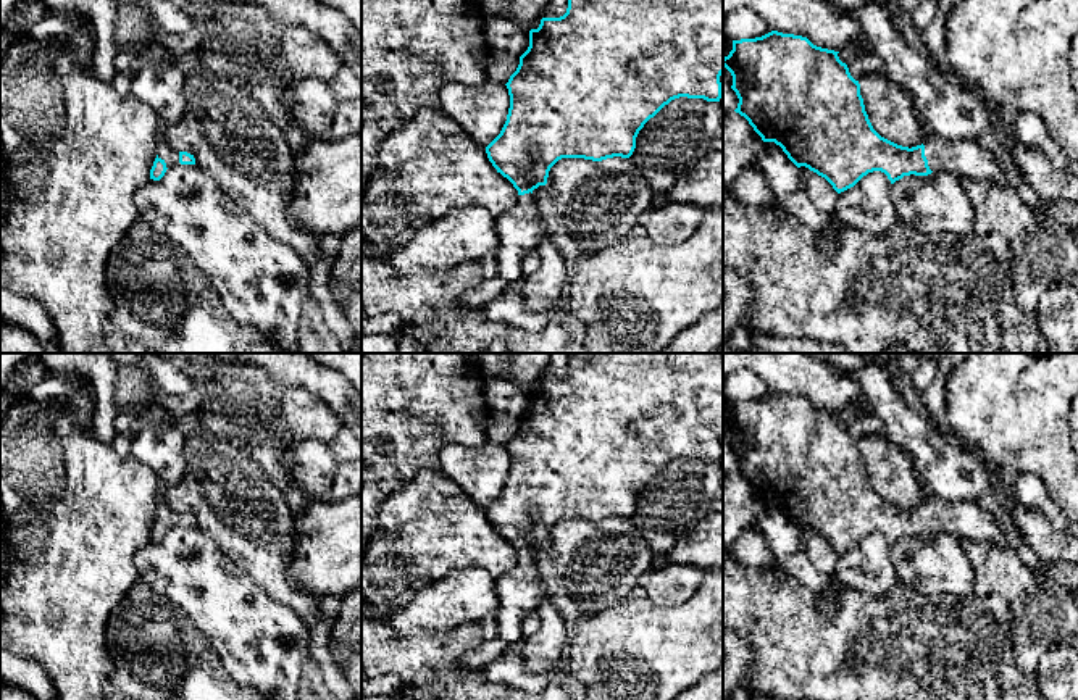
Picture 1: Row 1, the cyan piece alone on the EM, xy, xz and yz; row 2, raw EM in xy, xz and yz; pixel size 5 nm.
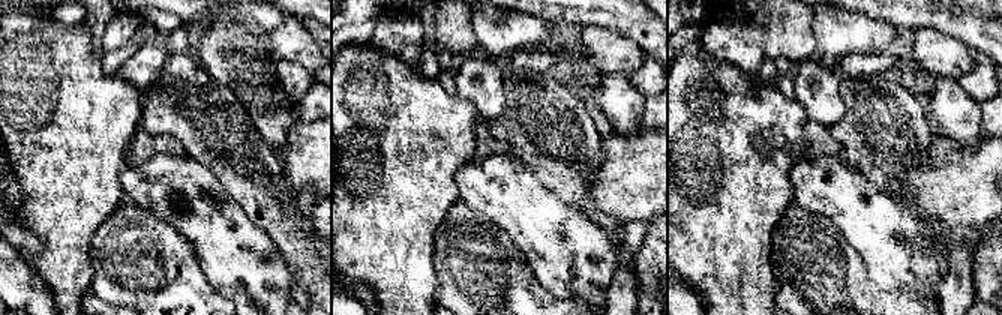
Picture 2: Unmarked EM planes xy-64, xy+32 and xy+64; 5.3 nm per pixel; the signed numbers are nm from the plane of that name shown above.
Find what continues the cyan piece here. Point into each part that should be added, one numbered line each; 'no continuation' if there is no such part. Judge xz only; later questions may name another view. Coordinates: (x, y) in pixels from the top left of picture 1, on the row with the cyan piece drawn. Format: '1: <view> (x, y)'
1: xz (520, 228)

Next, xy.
1: xy (171, 157)

